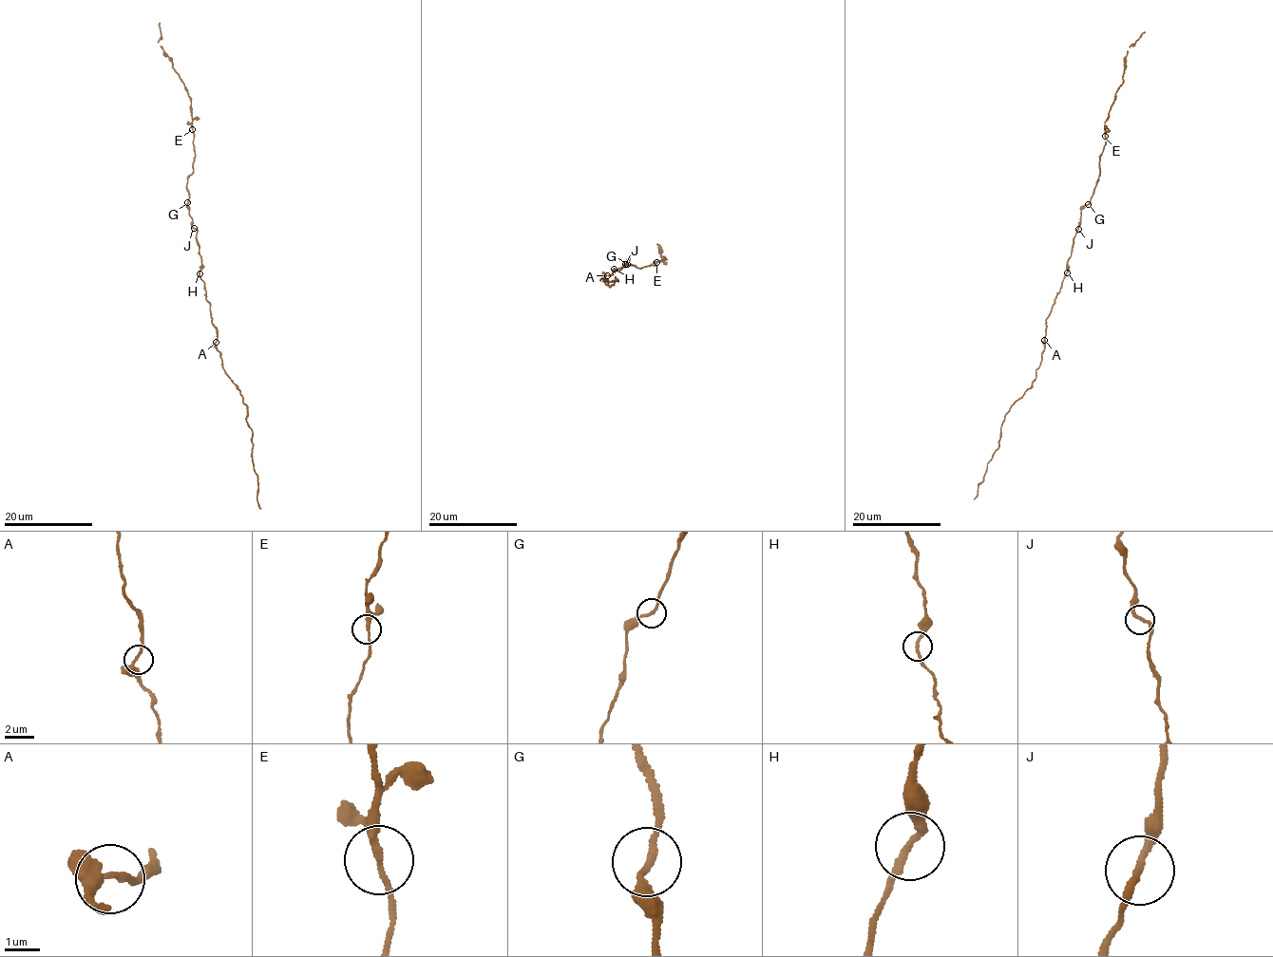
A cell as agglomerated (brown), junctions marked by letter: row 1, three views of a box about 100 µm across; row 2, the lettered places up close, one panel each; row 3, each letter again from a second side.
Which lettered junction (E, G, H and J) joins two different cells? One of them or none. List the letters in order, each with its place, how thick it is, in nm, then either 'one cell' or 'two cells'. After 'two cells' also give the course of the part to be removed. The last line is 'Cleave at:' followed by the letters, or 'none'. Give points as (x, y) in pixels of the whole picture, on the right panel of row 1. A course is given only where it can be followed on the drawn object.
E: place (1105, 136); calibre 200 nm; one cell
G: place (1088, 204); calibre 190 nm; one cell
H: place (1067, 272); calibre 200 nm; one cell
J: place (1078, 229); calibre 180 nm; one cell
Cleave at: none

